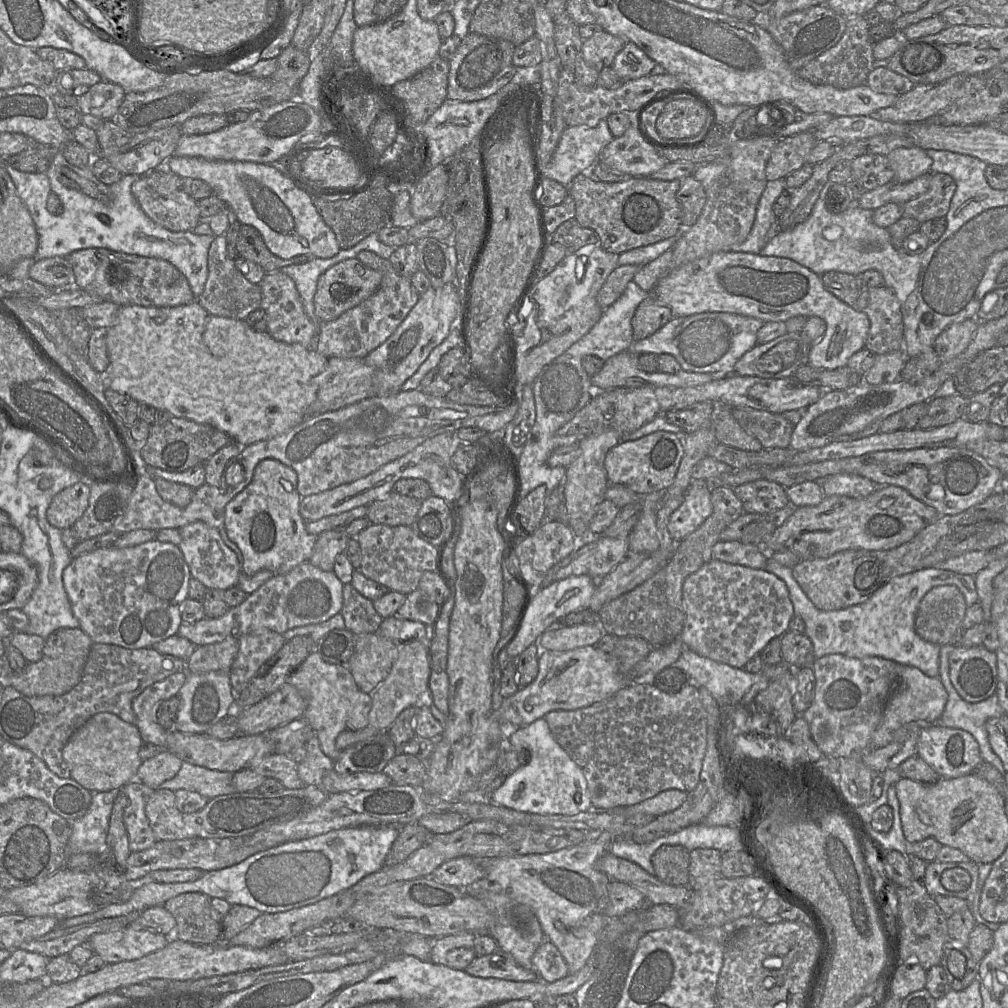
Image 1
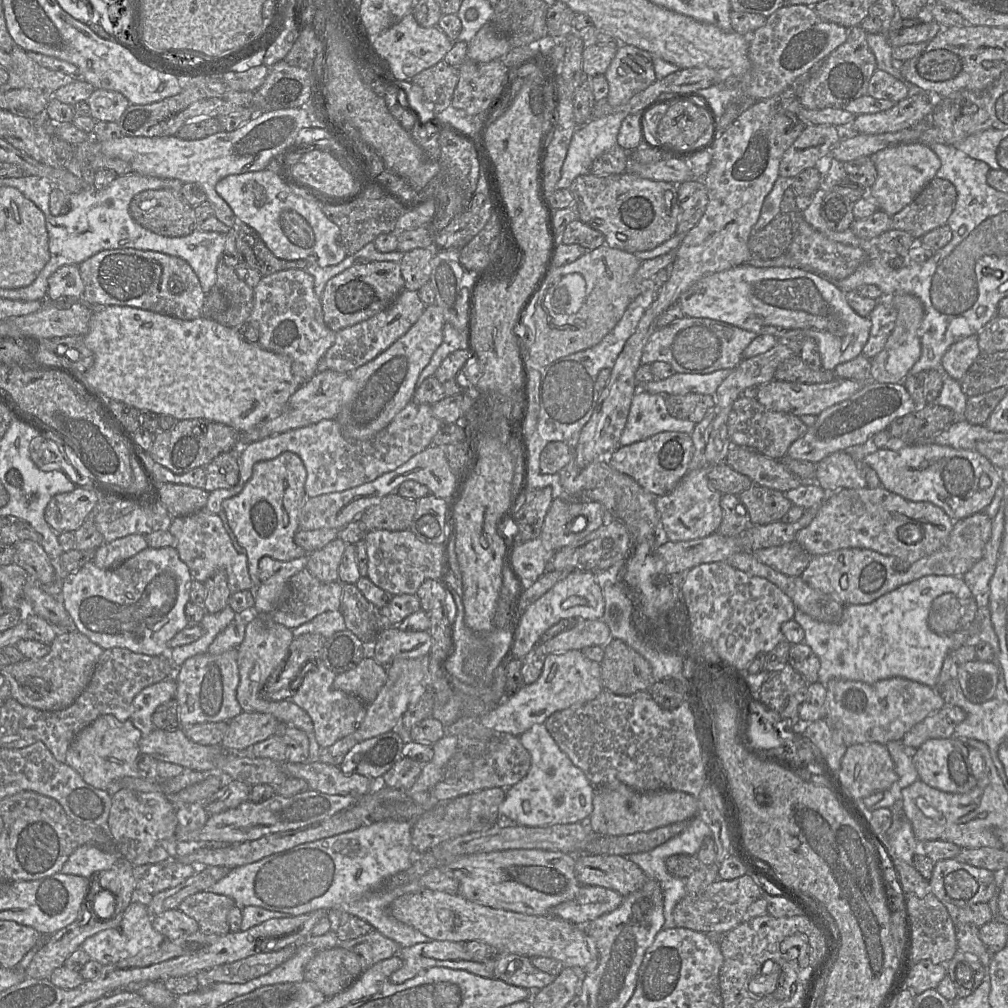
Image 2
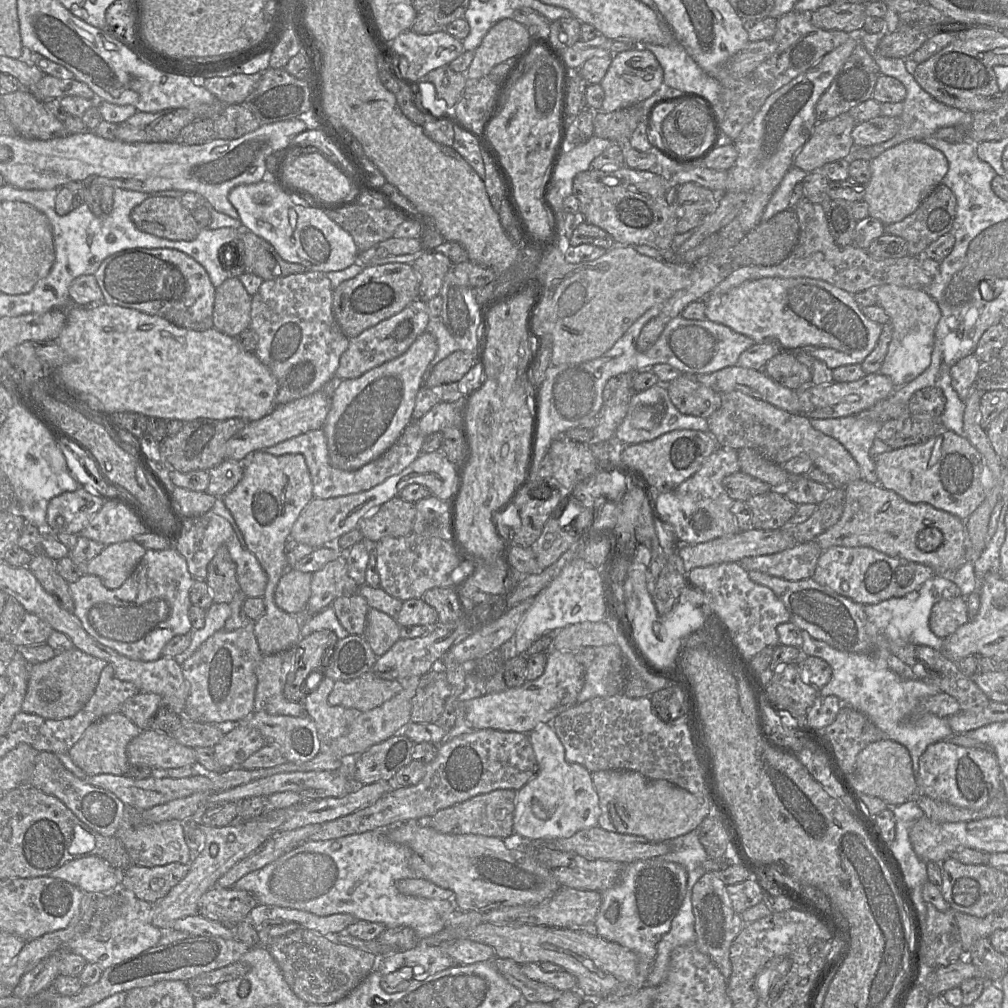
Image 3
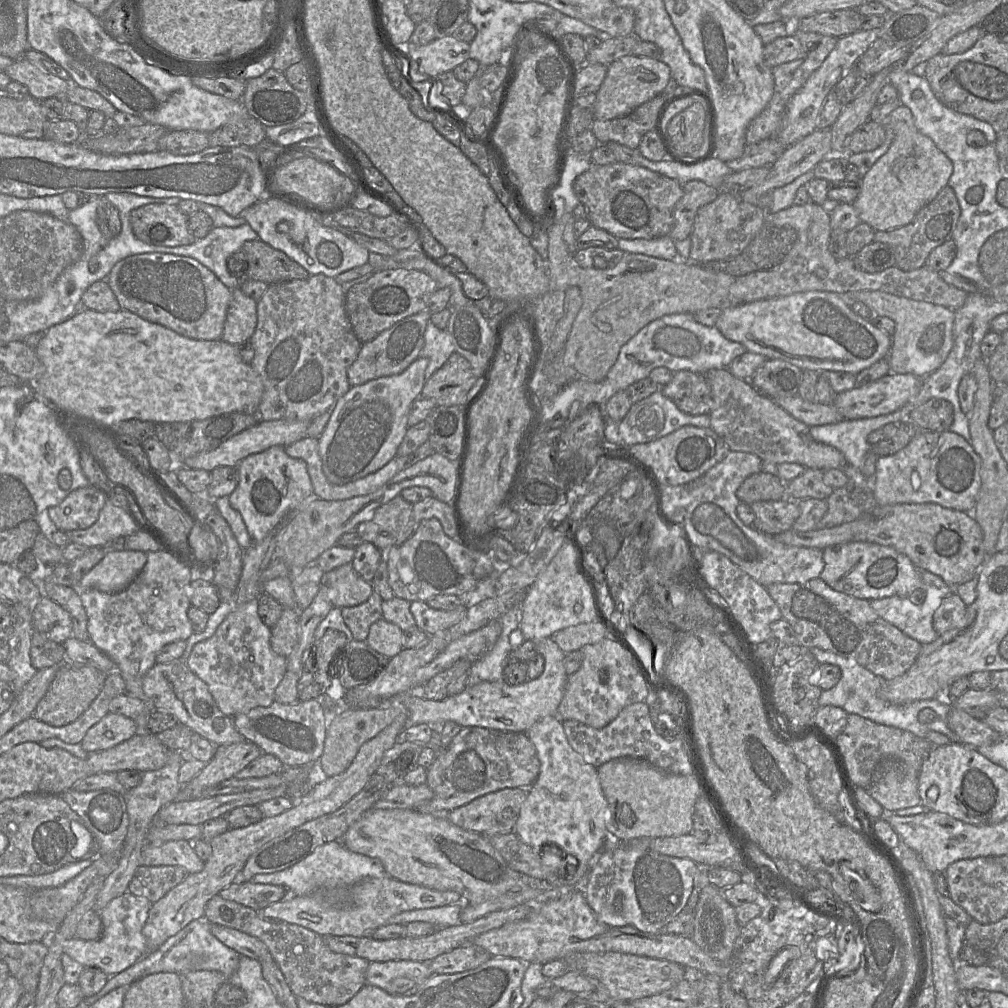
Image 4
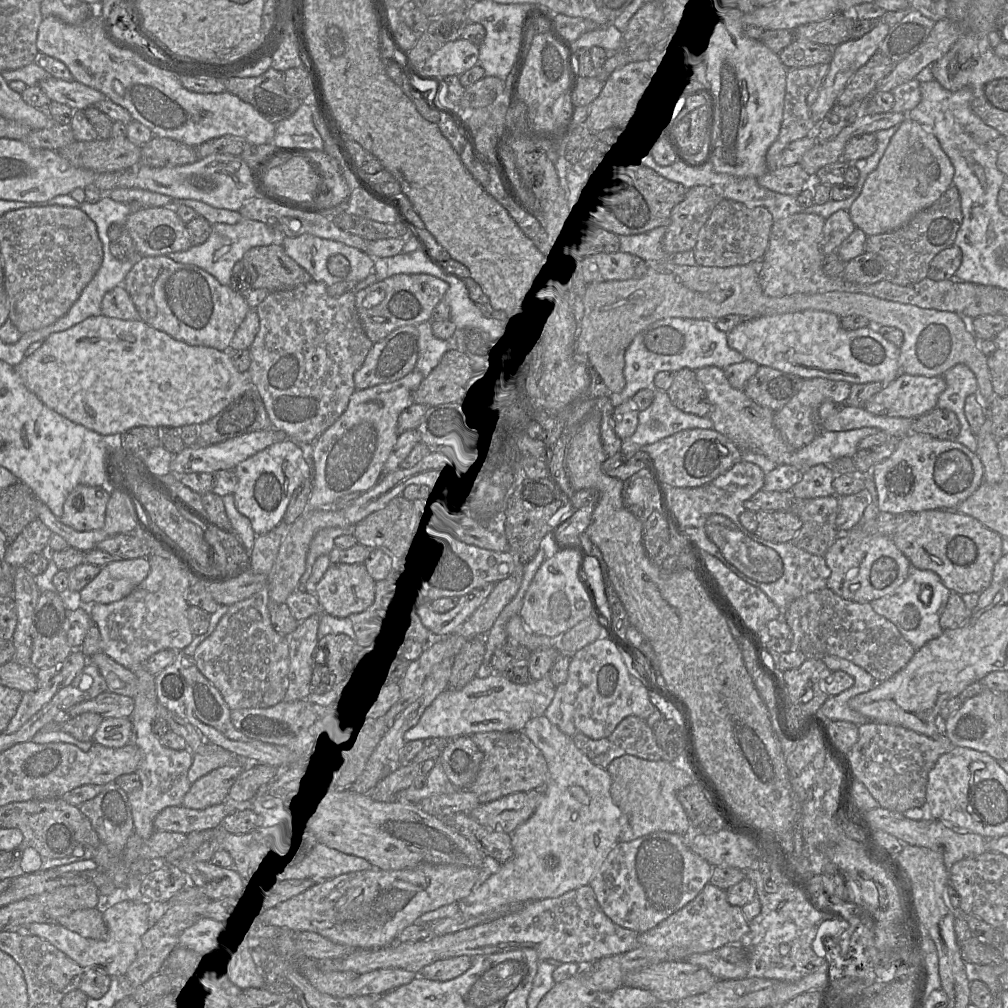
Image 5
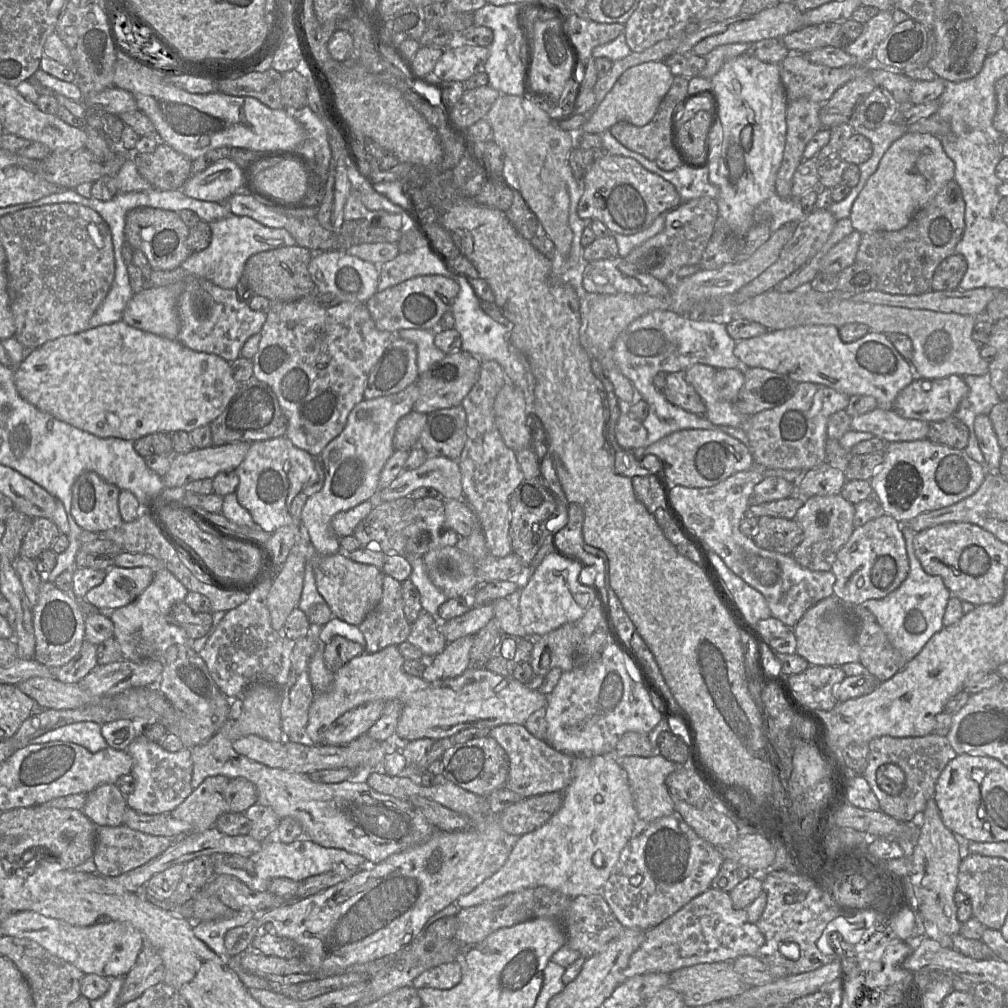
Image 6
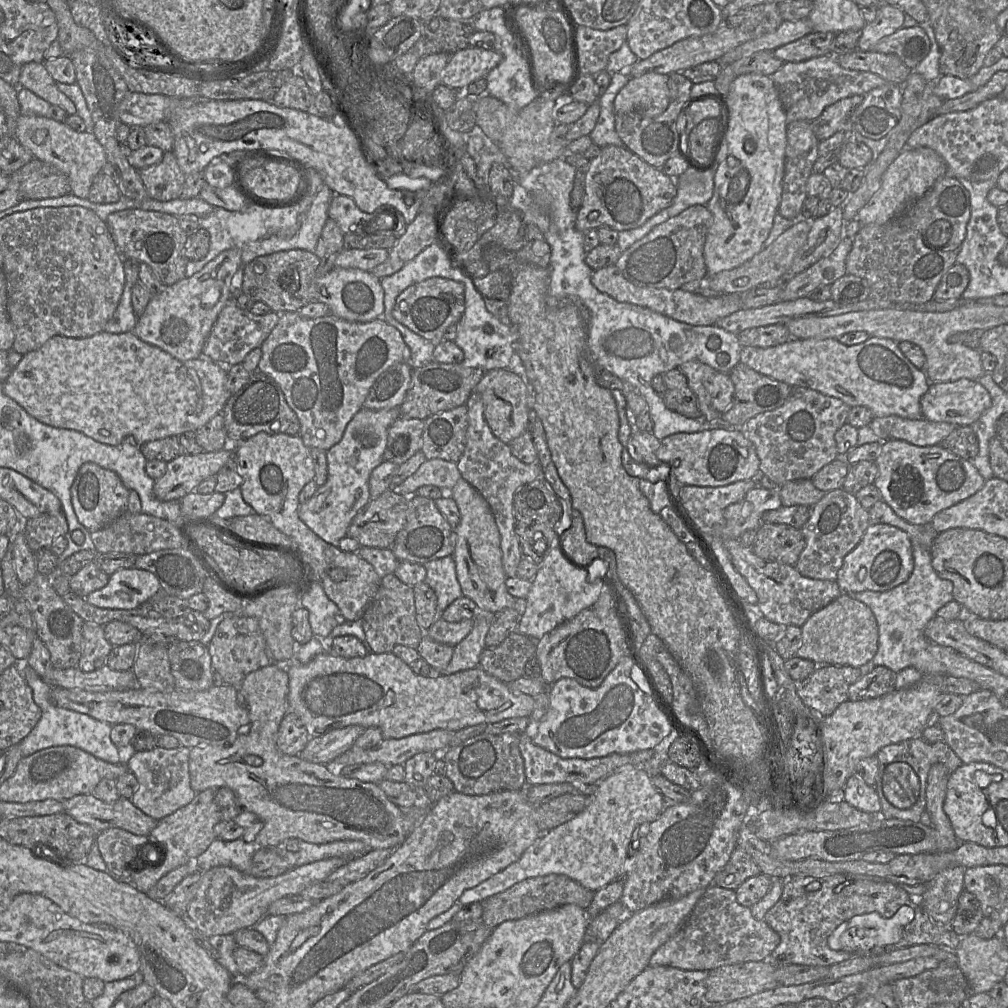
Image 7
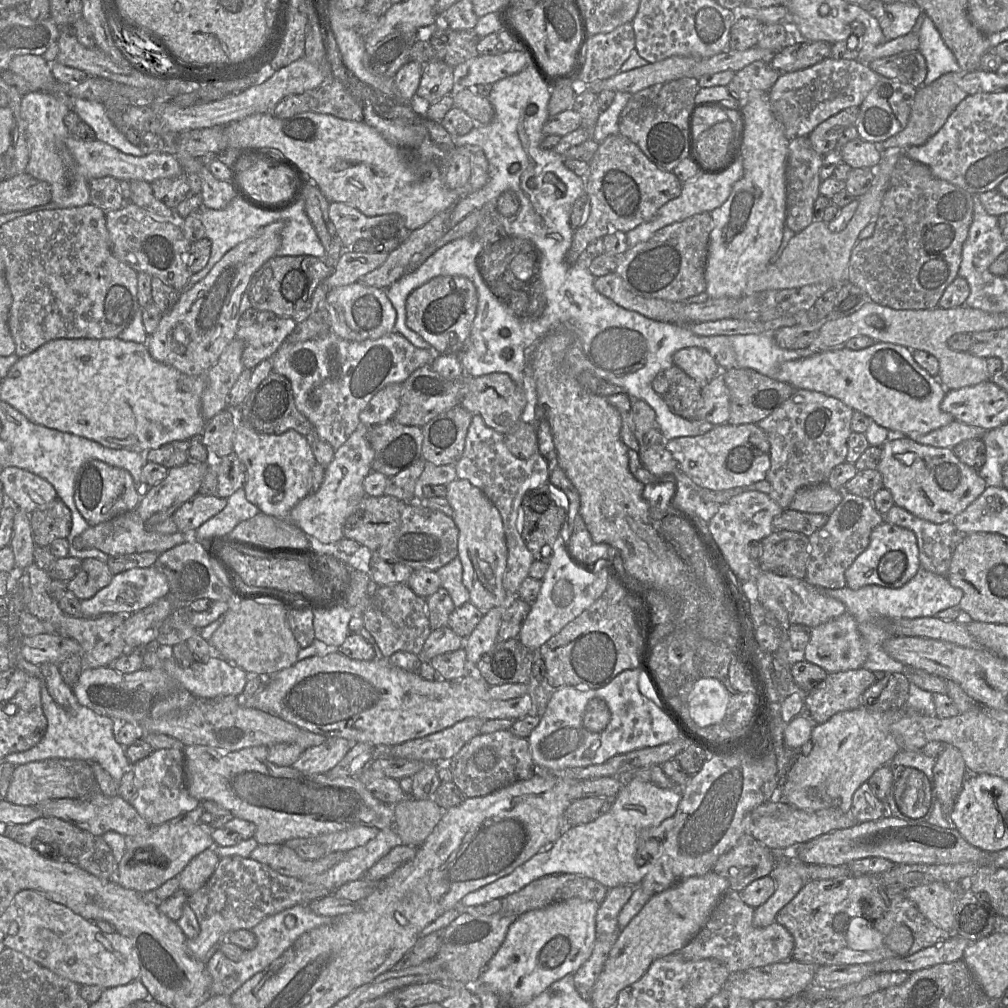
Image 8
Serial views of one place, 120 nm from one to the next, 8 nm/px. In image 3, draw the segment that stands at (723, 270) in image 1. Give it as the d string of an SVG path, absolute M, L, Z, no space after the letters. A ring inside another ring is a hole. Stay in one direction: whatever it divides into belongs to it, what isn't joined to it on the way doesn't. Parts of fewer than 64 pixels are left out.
M762 278L744 282L724 294L704 299L705 319L723 324L733 331L751 338L754 343L773 345L778 352L804 352L824 362L833 370L839 366L861 364L875 348L882 325L869 320L849 292L812 278Z

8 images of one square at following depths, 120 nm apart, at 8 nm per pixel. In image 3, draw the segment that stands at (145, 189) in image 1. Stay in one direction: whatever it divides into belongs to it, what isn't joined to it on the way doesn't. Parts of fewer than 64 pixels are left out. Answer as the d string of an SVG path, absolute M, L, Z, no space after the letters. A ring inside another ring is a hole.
M151 196L135 206L131 219L143 232L169 240L194 240L200 229L180 198Z

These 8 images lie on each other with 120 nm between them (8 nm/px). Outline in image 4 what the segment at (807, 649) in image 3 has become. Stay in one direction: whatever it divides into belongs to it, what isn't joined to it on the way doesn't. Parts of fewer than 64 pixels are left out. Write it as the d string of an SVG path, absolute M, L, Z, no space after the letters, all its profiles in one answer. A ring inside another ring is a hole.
M810 648L809 650L819 664L833 664L840 668L841 678L839 682L829 690L822 690L819 698L819 706L836 706L844 709L848 714L857 714L878 724L896 727L909 731L914 735L926 738L931 731L936 731L946 735L952 742L958 742L958 737L947 723L953 703L947 702L942 697L932 699L917 700L902 705L891 704L877 696L877 691L886 681L875 675L856 660L820 648ZM924 708L930 708L936 713L936 719L927 723L920 723L919 712Z

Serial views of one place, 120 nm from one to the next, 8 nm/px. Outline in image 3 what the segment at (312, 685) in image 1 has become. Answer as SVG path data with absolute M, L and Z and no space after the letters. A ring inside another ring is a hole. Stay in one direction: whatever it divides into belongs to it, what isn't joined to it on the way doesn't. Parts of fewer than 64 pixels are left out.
M325 676L302 702L306 715L315 723L321 745L346 733L360 713L353 708L329 704L328 696L334 683L332 678Z

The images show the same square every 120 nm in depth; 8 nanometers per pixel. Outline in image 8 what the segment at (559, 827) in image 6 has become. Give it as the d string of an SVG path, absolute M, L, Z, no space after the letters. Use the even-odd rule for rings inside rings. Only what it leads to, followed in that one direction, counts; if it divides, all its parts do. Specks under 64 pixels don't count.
M625 778L608 812L596 820L570 826L547 851L541 851L515 868L510 874L468 893L459 902L463 909L478 906L494 899L517 892L531 881L552 874L578 874L592 878L607 888L620 885L637 887L651 868L651 863L639 866L636 863L638 835L647 828L658 827L672 817L682 799L678 787L659 788L648 782Z

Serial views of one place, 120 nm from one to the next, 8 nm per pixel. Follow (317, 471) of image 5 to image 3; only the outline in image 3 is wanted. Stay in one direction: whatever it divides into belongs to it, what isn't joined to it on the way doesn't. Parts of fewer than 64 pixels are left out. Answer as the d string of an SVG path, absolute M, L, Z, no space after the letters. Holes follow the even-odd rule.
M425 331L401 356L372 368L358 378L342 380L337 385L322 427L330 462L335 468L357 470L394 444L413 420L412 412L422 386L422 376L437 350L436 339Z

